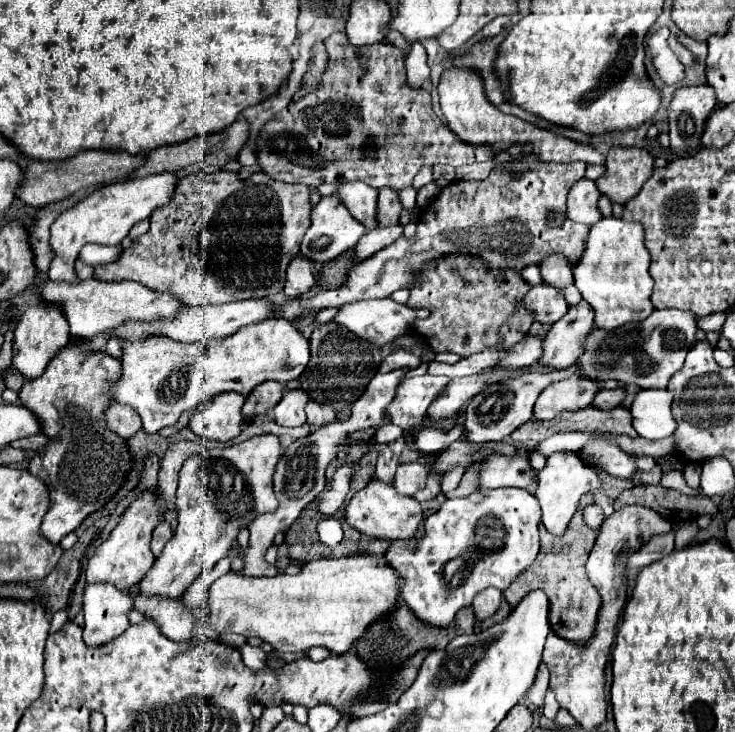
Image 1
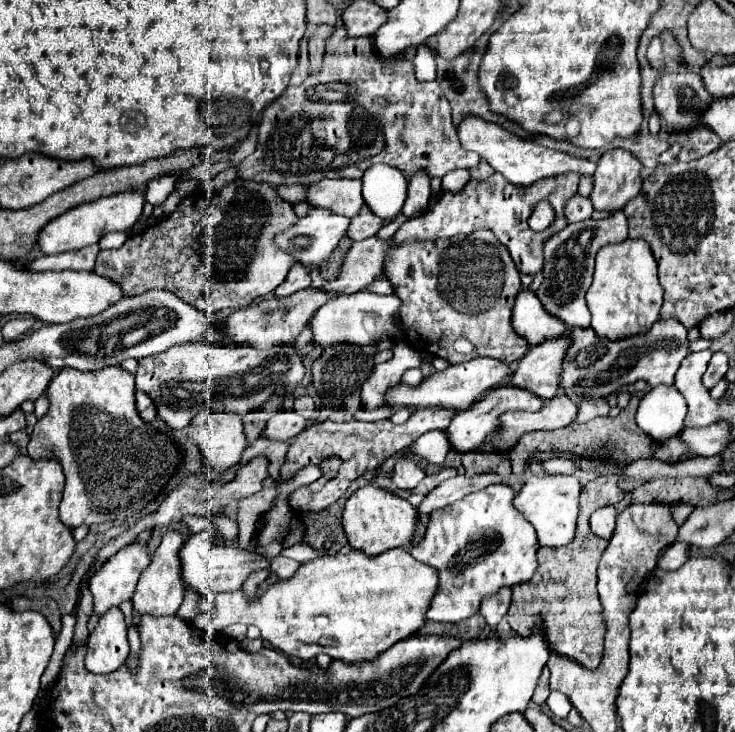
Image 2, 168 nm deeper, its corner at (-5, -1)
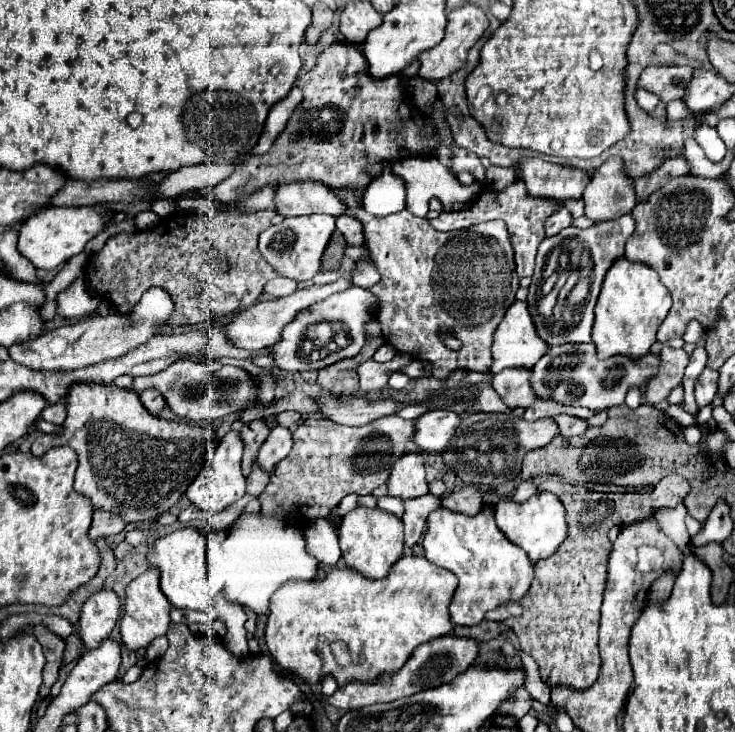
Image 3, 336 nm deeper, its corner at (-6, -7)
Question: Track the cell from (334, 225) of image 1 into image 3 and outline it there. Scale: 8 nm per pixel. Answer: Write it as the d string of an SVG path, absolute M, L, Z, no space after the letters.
M312 214L312 216L296 216L296 218L286 218L284 222L264 230L260 234L260 242L258 242L258 250L260 254L272 264L272 268L282 274L288 276L296 282L302 280L312 280L316 276L316 272L320 270L320 260L322 254L332 238L336 230L336 218L334 216L326 216L326 214Z

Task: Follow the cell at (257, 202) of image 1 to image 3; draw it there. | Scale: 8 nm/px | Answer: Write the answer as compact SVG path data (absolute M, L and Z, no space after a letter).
M240 208L230 214L170 214L150 230L108 238L106 246L88 258L86 278L94 292L102 294L122 314L152 286L164 288L172 296L176 304L172 326L200 324L236 314L258 302L262 286L278 276L258 254L258 236L272 226L274 216L274 210L242 212Z

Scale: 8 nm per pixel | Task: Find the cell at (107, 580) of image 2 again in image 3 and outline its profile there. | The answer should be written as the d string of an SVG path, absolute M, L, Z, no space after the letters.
M102 588L94 592L80 614L80 636L86 644L86 650L96 648L120 618L120 596L112 588Z

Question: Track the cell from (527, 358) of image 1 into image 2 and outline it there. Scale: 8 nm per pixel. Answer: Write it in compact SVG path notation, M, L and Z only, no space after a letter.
M473 358L469 362L461 362L461 364L451 364L441 372L431 372L429 376L423 378L423 382L419 386L407 386L403 382L391 386L385 394L385 406L389 406L393 412L401 410L401 408L469 408L477 398L481 398L487 390L491 390L493 386L501 386L503 380L507 380L509 376L509 366L507 364L497 364L497 360L493 358Z

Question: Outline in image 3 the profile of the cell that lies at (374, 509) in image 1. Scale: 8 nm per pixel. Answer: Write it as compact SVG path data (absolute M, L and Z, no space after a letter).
M356 506L342 518L342 526L338 530L338 542L342 548L342 558L350 568L356 568L366 578L384 578L390 566L402 556L402 518L384 512L380 508L364 508Z

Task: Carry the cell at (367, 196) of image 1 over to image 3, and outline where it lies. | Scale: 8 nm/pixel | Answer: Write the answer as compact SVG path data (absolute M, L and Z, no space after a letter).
M308 180L280 184L276 188L276 212L282 216L310 216L310 214L342 216L348 212L348 206L326 184Z

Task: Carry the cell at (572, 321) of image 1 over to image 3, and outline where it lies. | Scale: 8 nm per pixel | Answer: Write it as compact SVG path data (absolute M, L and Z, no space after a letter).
M506 368L494 376L492 386L508 408L528 408L536 402L534 390L530 390L530 370Z

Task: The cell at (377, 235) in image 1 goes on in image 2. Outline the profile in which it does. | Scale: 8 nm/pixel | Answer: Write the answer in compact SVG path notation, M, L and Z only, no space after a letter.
M375 236L353 242L343 260L339 276L331 282L325 282L321 290L337 294L353 294L363 290L369 282L383 274L383 264L375 264L375 258L381 260L385 256L385 248L387 242L379 242Z

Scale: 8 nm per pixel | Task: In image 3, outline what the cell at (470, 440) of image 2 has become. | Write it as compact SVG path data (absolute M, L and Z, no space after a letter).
M430 410L418 418L414 442L428 454L440 454L444 446L448 446L460 422L462 416L454 410Z

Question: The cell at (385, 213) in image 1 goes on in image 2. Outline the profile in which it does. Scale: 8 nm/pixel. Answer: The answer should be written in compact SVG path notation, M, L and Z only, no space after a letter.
M363 206L361 212L351 218L347 236L351 240L365 240L365 238L373 236L381 226L383 226L383 220L377 218L377 216L373 216L373 212L367 206Z

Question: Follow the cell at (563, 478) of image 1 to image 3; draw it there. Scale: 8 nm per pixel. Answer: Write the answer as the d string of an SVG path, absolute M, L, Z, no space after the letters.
M538 492L526 502L514 502L512 498L500 498L494 506L496 510L496 524L504 532L510 542L518 544L526 550L532 562L552 556L558 546L566 540L568 526L566 526L566 508L560 498L552 492Z

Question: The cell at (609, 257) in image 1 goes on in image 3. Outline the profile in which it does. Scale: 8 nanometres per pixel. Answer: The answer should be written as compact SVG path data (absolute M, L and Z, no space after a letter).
M618 258L606 272L592 330L592 342L596 344L598 358L610 358L614 354L626 354L640 358L650 352L656 342L656 332L672 306L668 288L660 282L656 270L646 264L636 264L626 258Z

